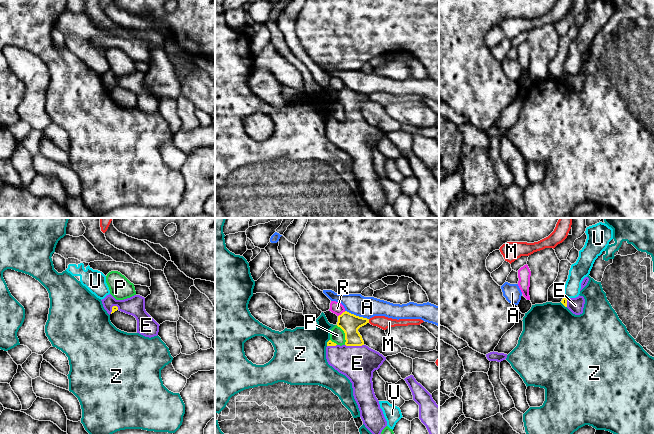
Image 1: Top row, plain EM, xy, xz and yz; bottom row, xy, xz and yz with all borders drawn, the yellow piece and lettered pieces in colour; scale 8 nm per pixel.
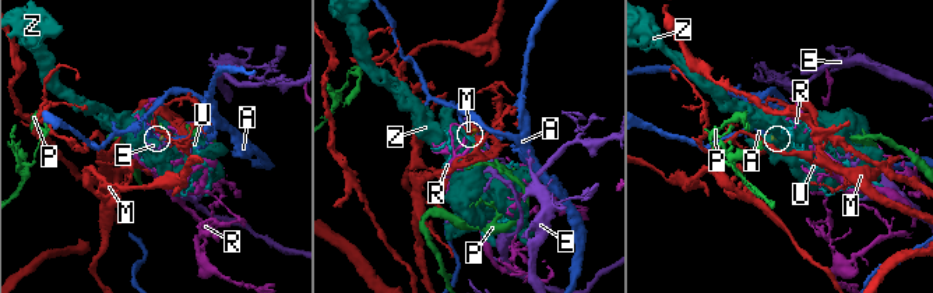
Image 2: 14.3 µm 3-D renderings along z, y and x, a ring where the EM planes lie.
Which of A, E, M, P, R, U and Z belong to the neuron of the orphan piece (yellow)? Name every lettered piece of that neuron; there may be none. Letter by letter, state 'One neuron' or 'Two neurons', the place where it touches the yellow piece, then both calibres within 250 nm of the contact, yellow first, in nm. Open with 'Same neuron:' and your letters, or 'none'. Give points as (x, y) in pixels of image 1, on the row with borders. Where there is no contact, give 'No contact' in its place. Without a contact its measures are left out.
Same neuron: E
A: Two neurons. Touches yellow at xz (357, 316). Thickness 160 nm (yellow) against 180 nm
E: One neuron. Touches yellow at xz (354, 345). Thickness 160 nm (yellow) against 280 nm
M: Two neurons. Touches yellow at xz (368, 321). Thickness 160 nm (yellow) against 100 nm
P: Two neurons. Touches yellow at xz (345, 334). Thickness 160 nm (yellow) against 120 nm
R: Two neurons. Touches yellow at xz (342, 313). Thickness 160 nm (yellow) against 100 nm
U: Two neurons. Touches yellow at yz (566, 297). Thickness 50 nm (yellow) against 140 nm
Z: Two neurons. Touches yellow at xz (327, 342). Thickness 50 nm (yellow) against 420 nm

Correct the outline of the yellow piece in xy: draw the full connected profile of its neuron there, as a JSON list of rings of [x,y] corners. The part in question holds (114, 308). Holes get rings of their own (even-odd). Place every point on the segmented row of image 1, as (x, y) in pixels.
[[[109,294],[101,301],[109,315],[119,310],[134,316],[137,320],[137,333],[149,338],[158,335],[160,325],[146,312],[144,297],[134,295],[124,300],[116,300]]]

